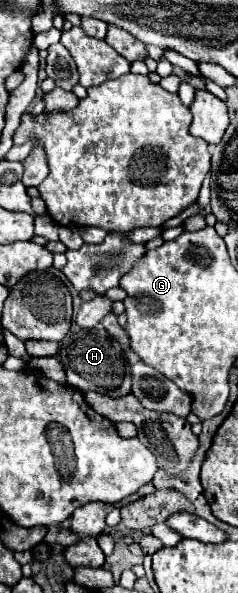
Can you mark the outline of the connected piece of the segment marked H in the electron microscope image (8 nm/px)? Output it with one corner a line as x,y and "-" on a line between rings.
96,325
94,329
78,331
72,335
72,343
64,345
60,351
60,363
66,367
68,385
74,389
86,389
86,391
98,391
108,397
124,397
132,391
132,371
128,365
128,359
124,355
124,349
116,339
112,339
102,325

